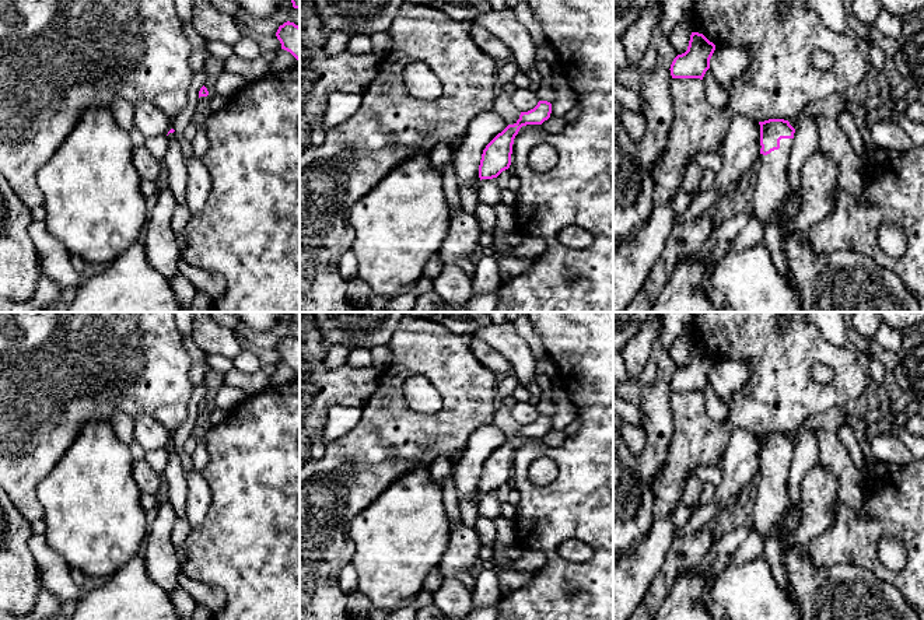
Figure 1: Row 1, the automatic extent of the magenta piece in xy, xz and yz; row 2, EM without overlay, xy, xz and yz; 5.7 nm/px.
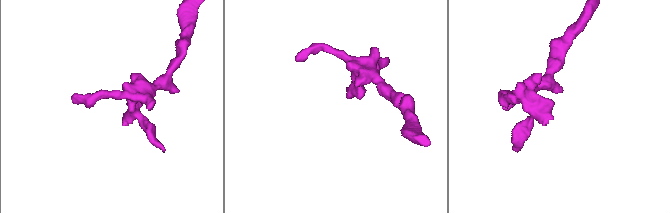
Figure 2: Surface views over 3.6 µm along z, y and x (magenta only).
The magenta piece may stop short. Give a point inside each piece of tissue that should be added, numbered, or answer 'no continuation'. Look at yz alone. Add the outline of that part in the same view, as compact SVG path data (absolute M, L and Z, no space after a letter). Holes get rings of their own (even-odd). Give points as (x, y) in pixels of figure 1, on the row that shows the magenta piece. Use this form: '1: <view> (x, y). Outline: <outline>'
1: yz (772, 192). Outline: M781 139L780 148L767 155L760 154L760 171L753 195L753 214L764 224L774 213L783 209L783 227L795 216L801 207L801 196L790 195L788 160L792 139Z

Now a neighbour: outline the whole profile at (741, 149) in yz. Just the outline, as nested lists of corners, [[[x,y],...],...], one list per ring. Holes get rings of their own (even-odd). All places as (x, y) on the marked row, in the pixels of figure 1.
[[[735,115],[722,144],[722,167],[715,174],[713,189],[721,196],[732,182],[742,179],[760,155],[760,125]]]

